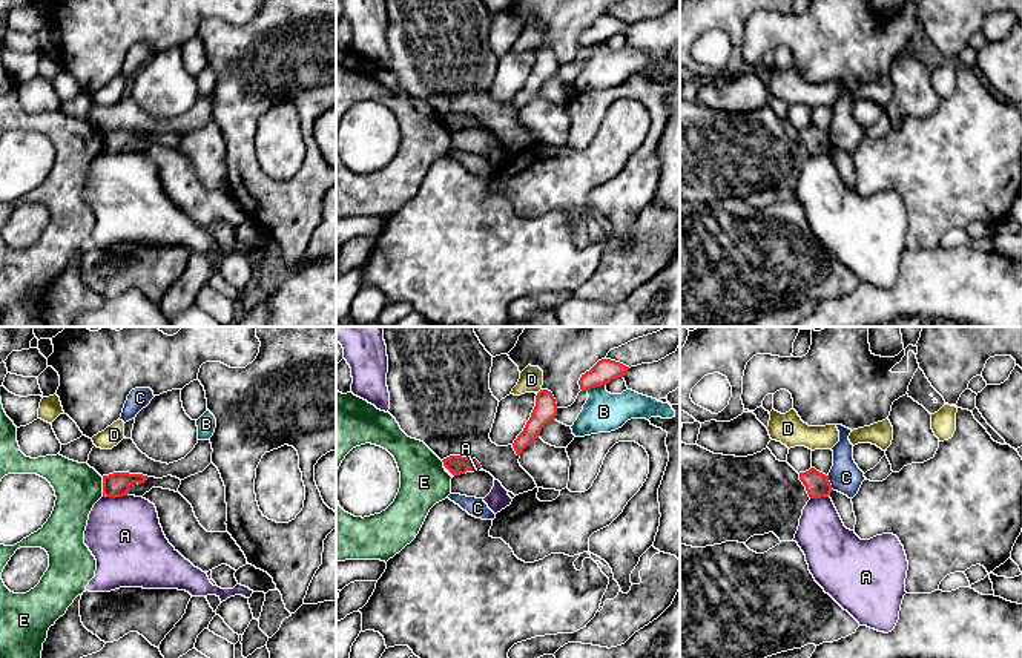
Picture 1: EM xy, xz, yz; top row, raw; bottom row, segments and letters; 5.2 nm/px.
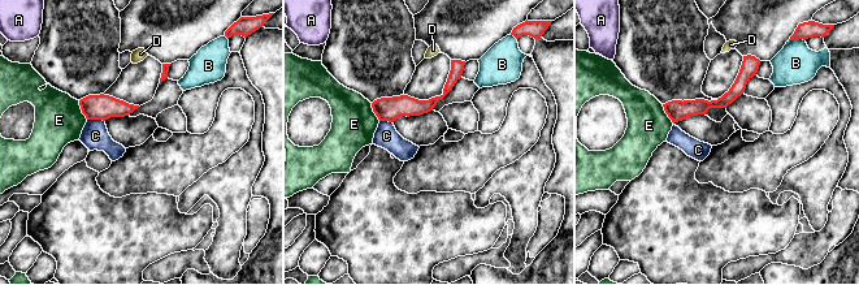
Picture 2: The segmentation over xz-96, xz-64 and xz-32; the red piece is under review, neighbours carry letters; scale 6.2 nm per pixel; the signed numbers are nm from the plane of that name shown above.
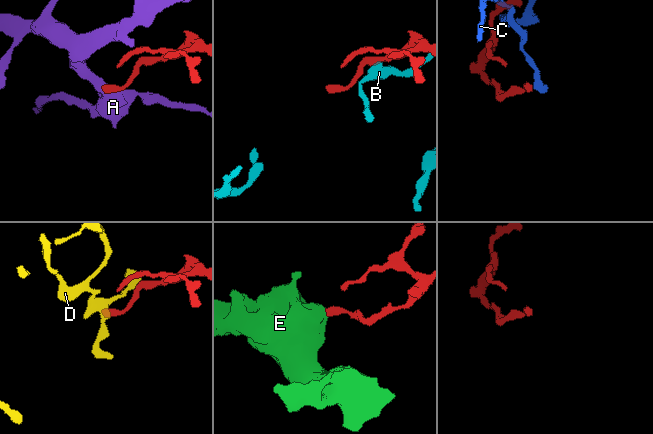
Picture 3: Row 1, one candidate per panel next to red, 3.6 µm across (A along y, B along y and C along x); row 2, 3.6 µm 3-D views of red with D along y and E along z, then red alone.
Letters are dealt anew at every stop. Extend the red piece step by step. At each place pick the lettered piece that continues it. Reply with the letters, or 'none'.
none

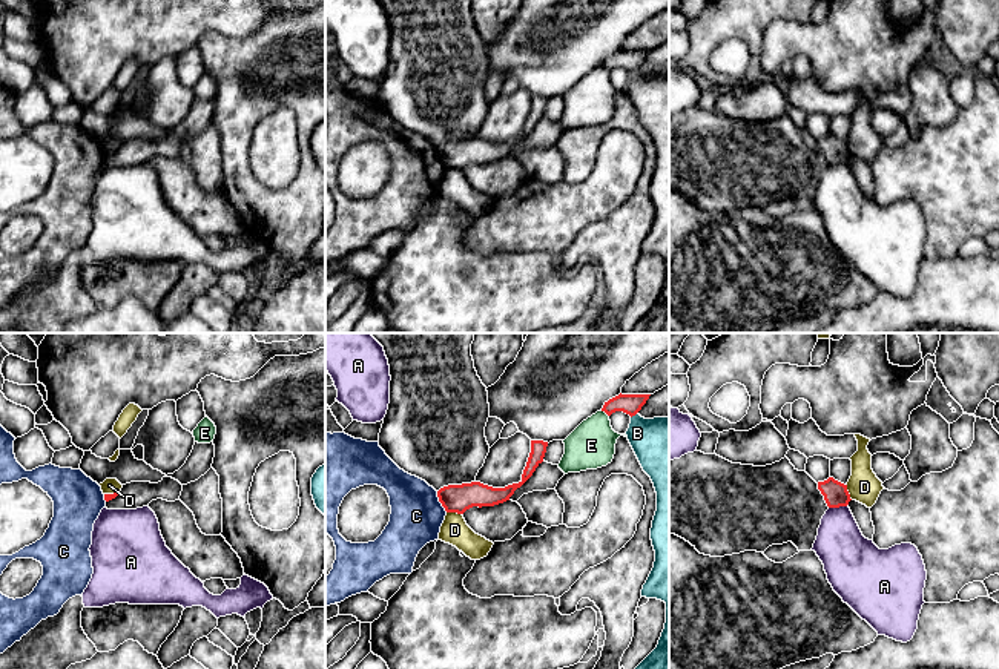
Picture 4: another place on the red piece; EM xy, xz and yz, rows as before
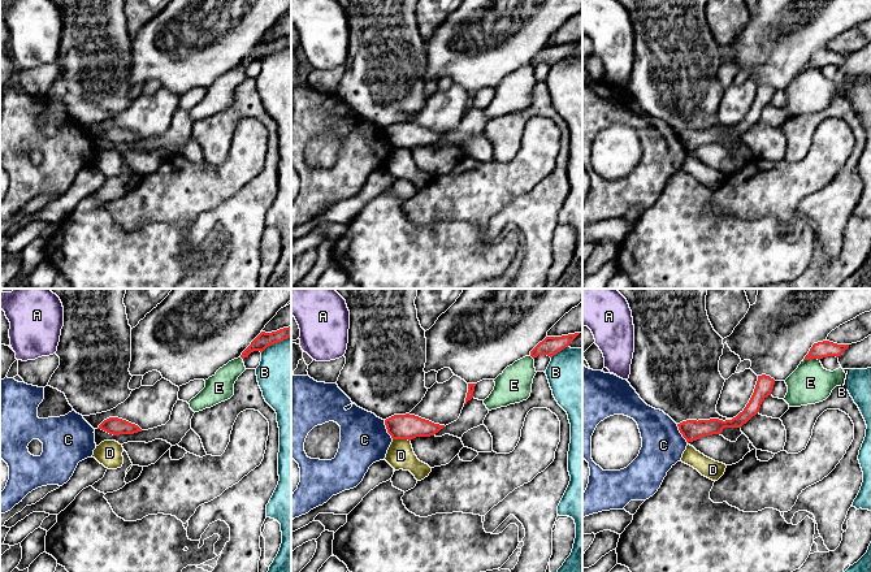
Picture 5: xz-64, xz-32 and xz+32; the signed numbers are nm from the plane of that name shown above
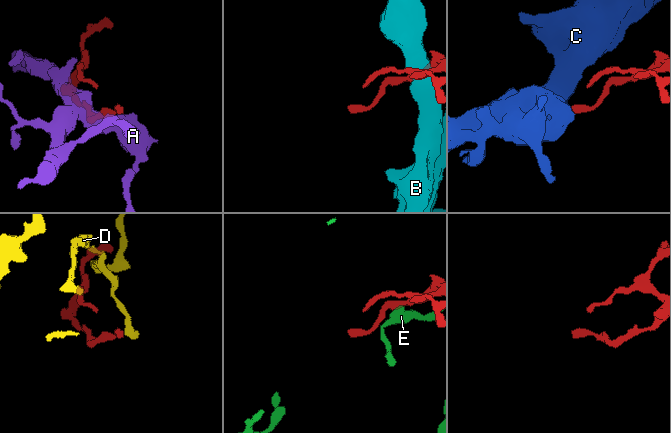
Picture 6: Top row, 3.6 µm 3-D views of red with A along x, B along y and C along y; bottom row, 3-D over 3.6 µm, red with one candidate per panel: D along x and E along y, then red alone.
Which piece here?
none

